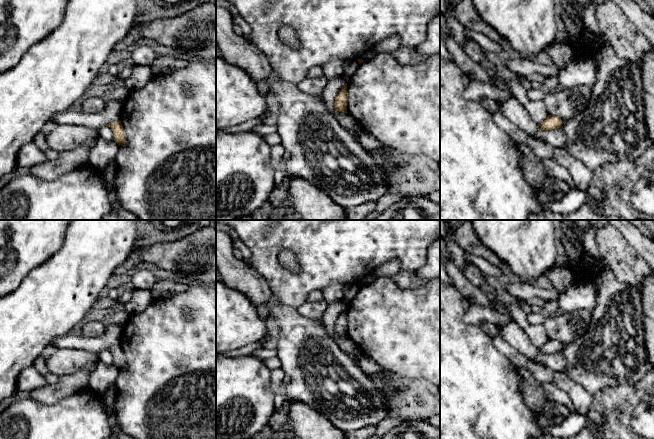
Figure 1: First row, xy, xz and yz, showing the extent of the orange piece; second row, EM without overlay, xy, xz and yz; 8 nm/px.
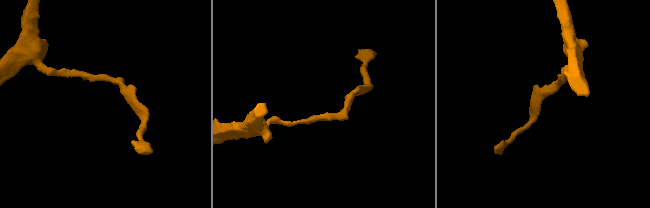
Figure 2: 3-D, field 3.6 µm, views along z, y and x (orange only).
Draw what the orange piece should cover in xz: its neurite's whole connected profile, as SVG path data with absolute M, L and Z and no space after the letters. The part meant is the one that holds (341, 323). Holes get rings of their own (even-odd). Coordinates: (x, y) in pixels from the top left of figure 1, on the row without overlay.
M347 307L341 312L338 319L335 322L335 333L337 335L347 337L348 315Z

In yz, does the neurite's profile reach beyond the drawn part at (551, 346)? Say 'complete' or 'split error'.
complete

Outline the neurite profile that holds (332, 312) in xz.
M344 300L337 304L328 305L322 316L323 326L329 336L336 342L343 352L348 354L354 360L360 360L364 356L363 351L348 337L343 337L335 333L335 322L346 307L346 301Z

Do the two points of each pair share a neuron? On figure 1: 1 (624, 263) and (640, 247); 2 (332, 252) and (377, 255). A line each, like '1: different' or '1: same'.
1: different
2: same

